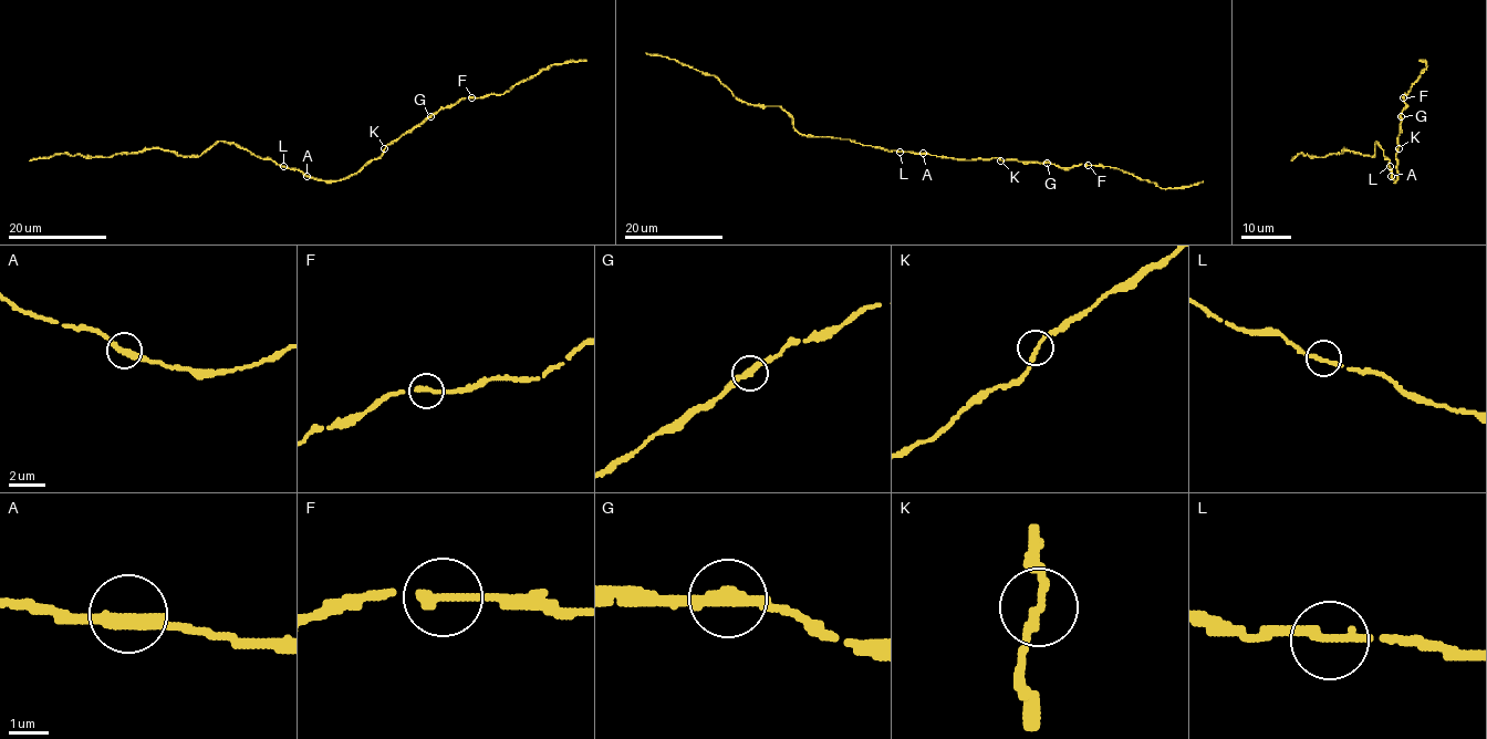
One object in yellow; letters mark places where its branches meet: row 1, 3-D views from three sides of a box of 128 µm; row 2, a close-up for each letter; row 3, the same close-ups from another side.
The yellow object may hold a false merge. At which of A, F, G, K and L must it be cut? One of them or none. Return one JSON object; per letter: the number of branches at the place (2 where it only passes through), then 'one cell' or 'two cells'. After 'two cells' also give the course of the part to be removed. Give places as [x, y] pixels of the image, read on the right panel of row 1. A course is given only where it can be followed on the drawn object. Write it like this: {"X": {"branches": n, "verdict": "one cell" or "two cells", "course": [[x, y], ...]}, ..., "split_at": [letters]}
{"A": {"branches": 2, "verdict": "one cell"}, "F": {"branches": 2, "verdict": "one cell"}, "G": {"branches": 2, "verdict": "one cell"}, "K": {"branches": 2, "verdict": "one cell"}, "L": {"branches": 2, "verdict": "one cell"}, "split_at": []}

